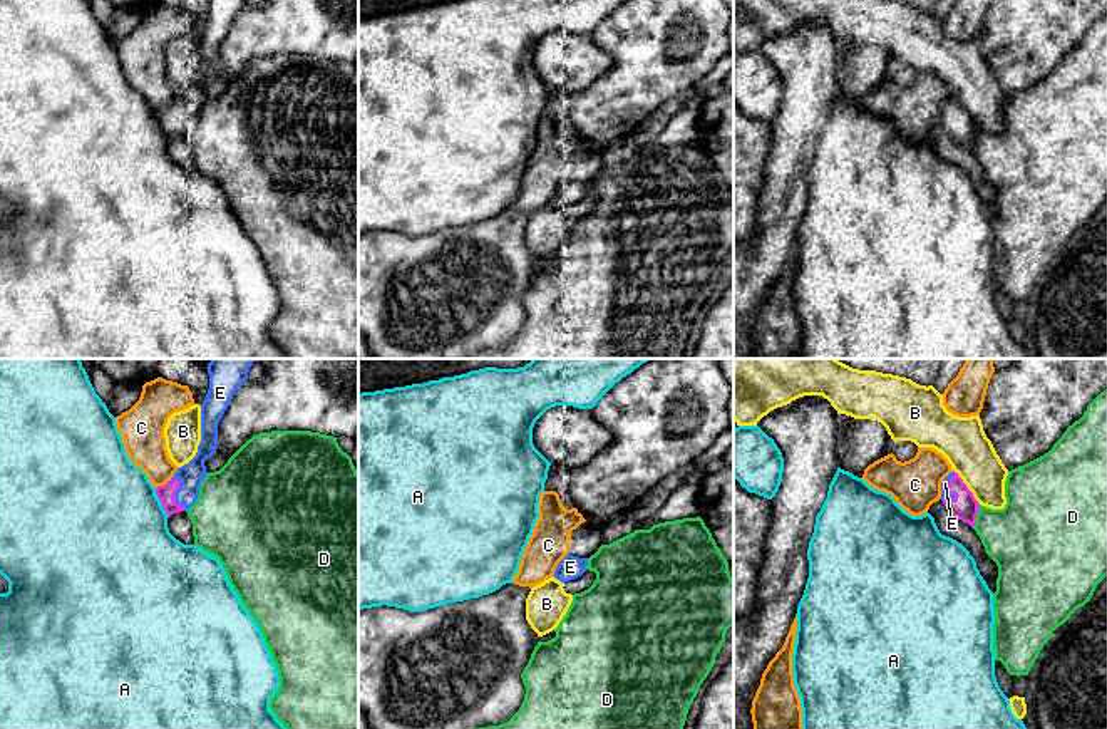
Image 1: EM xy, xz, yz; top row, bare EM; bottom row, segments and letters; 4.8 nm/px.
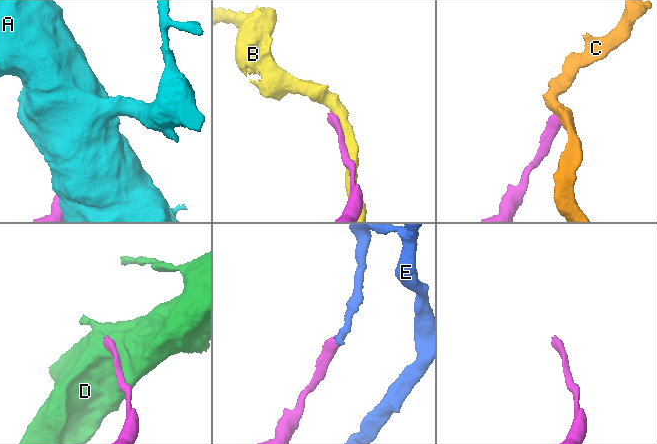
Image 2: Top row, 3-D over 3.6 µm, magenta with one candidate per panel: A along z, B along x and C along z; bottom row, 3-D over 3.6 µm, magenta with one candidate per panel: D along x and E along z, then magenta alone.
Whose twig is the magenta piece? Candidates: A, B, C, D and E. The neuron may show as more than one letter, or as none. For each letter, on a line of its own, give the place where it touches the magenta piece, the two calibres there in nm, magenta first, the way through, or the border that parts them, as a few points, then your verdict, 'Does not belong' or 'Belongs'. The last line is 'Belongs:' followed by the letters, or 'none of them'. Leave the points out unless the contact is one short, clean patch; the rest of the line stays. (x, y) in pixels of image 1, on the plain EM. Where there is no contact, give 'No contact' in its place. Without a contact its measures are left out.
A: Touches magenta at xy (161, 128). Thickness 80 nm (magenta) against 500 nm. Does not belong
B: Touches magenta at yz (967, 111). Thickness 120 nm (magenta) against 220 nm. Does not belong
C: Touches magenta at xy (161, 111). Thickness 80 nm (magenta) against 200 nm. Boundary: xy (166, 108), (156, 113). Does not belong
D: Touches magenta at yz (977, 138). Thickness 120 nm (magenta) against 340 nm. Does not belong
E: Touches magenta at xy (175, 118). Thickness 80 nm (magenta) against 120 nm. Belongs
Belongs: E

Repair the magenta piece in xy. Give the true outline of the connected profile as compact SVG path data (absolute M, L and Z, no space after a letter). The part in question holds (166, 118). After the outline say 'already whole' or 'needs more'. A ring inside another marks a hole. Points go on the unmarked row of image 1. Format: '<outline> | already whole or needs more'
M209 0L209 13L201 28L201 67L196 80L178 92L174 101L156 112L156 119L167 141L188 136L199 121L199 111L208 96L204 85L216 79L218 49L228 34L234 17L248 5L248 0Z | needs more

